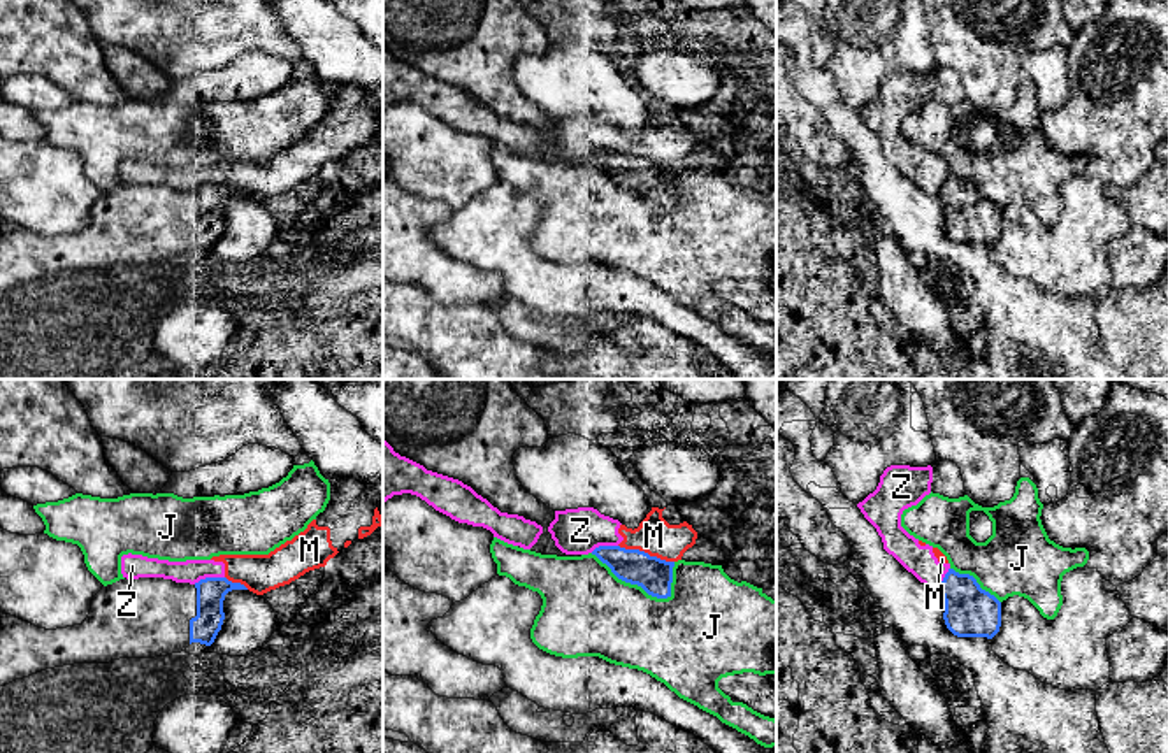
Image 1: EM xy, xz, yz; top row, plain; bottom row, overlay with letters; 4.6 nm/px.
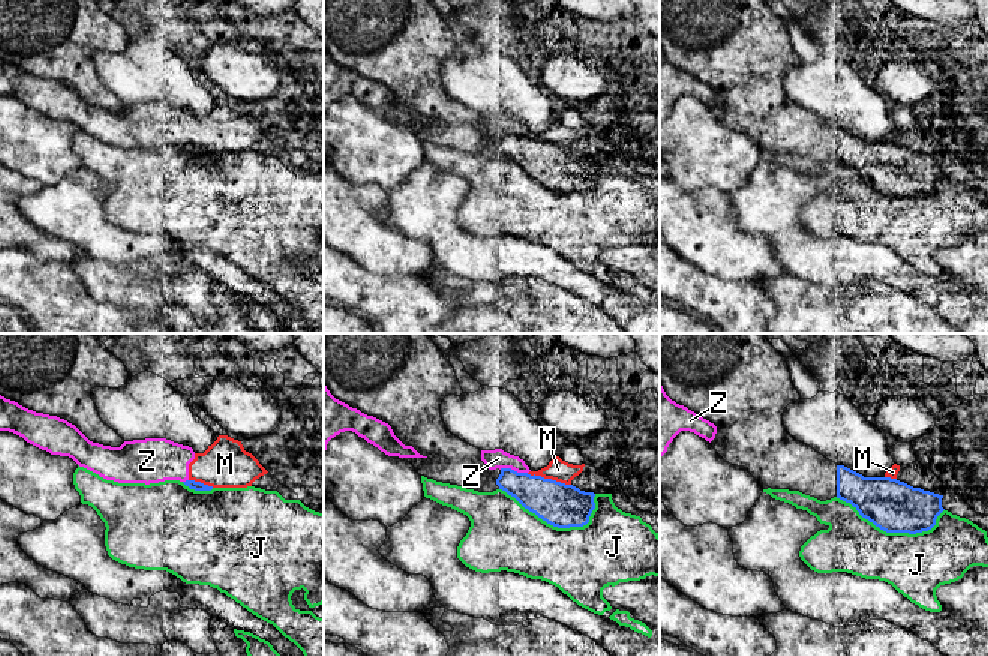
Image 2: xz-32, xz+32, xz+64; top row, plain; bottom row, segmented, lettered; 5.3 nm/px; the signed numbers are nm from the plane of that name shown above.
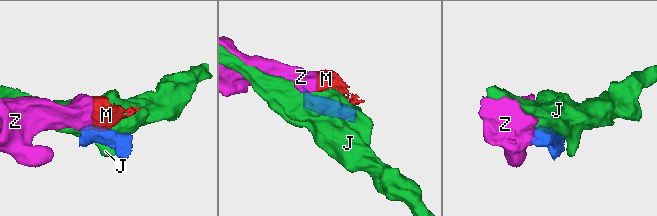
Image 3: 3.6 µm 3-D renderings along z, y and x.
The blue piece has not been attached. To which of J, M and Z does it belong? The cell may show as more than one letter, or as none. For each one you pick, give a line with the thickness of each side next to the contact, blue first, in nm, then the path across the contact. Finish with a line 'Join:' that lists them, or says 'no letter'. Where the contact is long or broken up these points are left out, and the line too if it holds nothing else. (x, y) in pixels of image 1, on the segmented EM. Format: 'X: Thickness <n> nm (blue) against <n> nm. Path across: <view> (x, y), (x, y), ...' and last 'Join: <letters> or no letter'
Join: no letter

